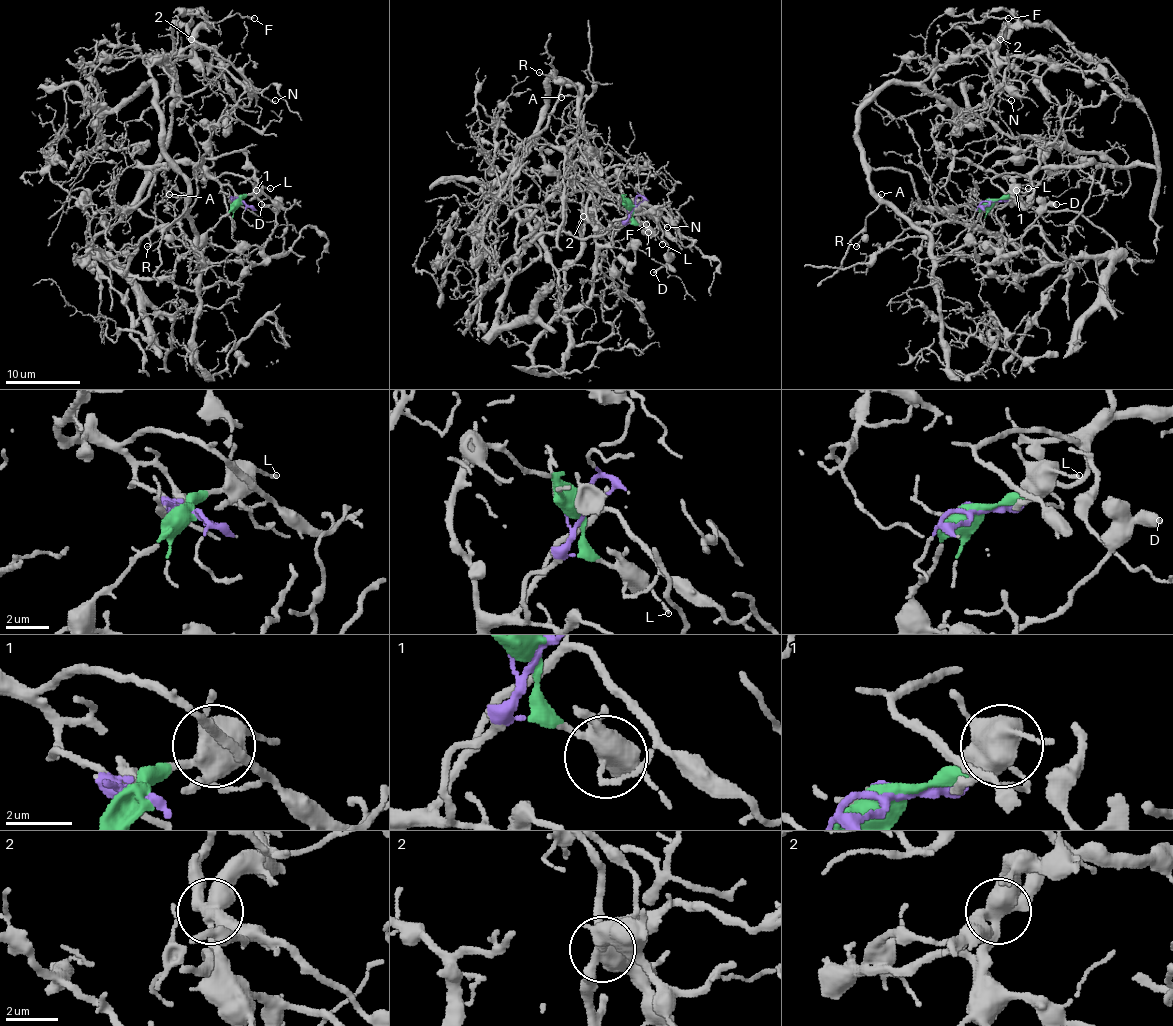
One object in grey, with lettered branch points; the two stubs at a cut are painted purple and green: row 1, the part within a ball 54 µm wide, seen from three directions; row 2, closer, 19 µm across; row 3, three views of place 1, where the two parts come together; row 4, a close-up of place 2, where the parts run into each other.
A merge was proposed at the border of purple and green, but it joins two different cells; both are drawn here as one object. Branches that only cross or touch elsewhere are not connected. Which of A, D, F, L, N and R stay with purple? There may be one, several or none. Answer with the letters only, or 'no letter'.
F, N

